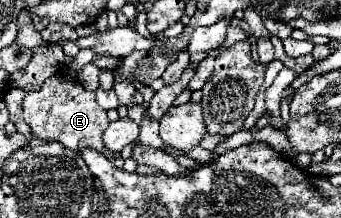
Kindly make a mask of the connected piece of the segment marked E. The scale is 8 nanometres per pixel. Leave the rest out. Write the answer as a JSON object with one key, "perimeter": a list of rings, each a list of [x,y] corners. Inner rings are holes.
{"perimeter":[[[55,73],[45,81],[45,85],[37,93],[27,93],[24,97],[24,120],[37,137],[47,139],[47,141],[61,141],[65,147],[79,151],[81,149],[95,149],[103,151],[103,131],[107,129],[107,113],[97,105],[95,93],[85,91],[77,81],[71,77]],[[67,79],[67,81],[65,81]]]}

